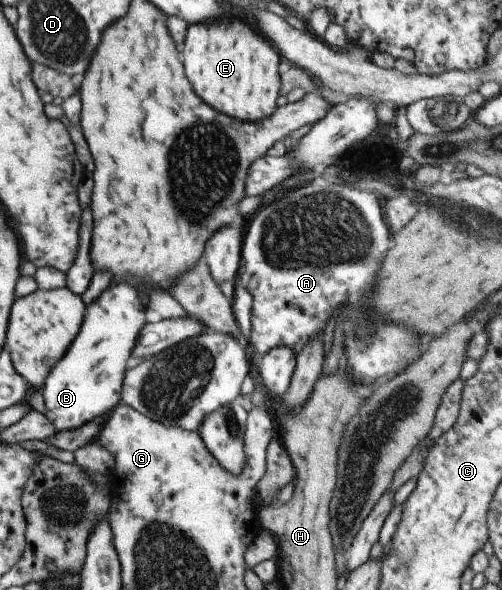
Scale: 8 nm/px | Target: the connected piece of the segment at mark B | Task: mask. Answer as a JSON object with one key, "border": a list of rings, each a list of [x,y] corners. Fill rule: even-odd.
{"border":[[[114,283],[108,289],[100,293],[100,297],[85,306],[84,317],[80,323],[80,329],[74,341],[68,347],[68,351],[62,355],[62,359],[52,367],[52,371],[42,383],[40,392],[44,401],[44,417],[50,421],[50,425],[58,432],[76,427],[82,427],[84,423],[106,415],[120,399],[120,383],[126,359],[130,355],[130,349],[136,341],[136,335],[140,327],[144,325],[144,309],[138,301],[136,291],[126,283]]]}

